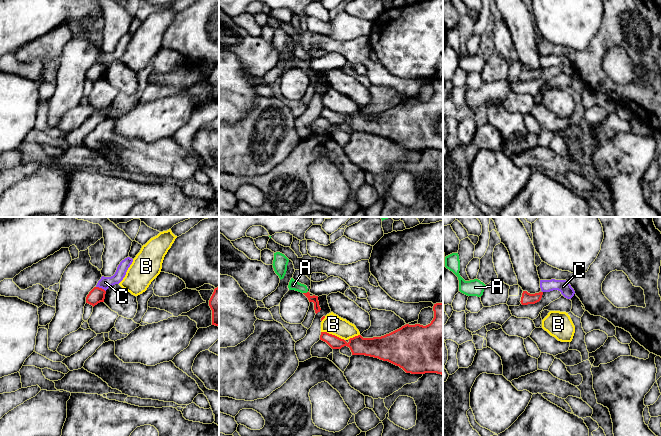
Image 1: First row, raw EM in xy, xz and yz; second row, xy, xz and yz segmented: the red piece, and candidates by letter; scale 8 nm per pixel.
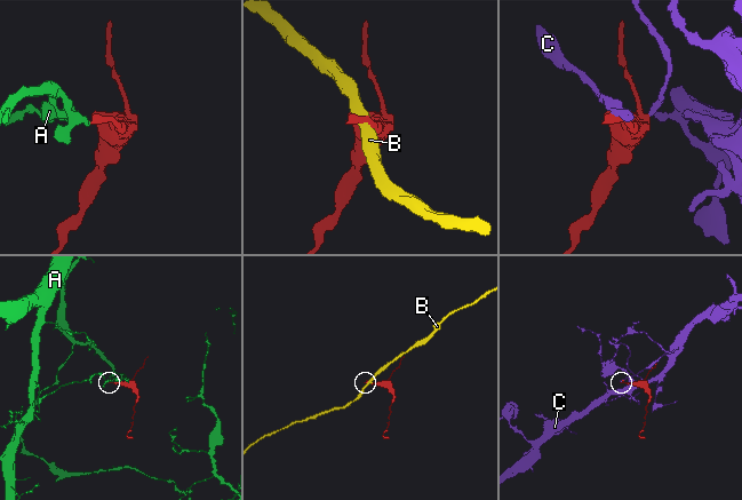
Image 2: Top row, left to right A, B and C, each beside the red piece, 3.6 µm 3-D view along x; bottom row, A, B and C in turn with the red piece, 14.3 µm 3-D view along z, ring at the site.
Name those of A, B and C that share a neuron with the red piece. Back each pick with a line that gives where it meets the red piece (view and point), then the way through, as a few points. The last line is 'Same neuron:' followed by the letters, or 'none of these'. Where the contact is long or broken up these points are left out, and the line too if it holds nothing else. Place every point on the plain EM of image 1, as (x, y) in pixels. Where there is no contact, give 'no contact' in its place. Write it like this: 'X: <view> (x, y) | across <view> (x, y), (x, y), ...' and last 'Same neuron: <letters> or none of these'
A: xz (305, 69) | across xz (314, 75), (305, 69), (299, 63), (293, 61)
Same neuron: A

